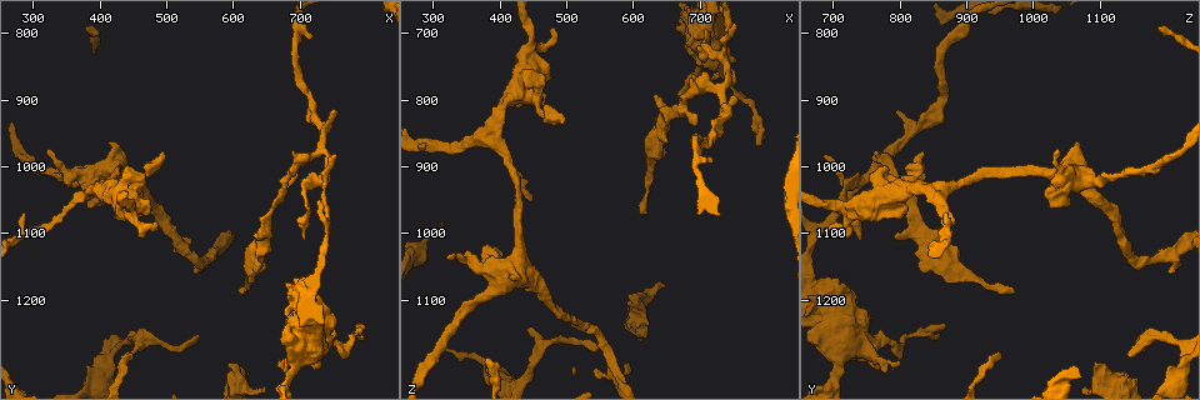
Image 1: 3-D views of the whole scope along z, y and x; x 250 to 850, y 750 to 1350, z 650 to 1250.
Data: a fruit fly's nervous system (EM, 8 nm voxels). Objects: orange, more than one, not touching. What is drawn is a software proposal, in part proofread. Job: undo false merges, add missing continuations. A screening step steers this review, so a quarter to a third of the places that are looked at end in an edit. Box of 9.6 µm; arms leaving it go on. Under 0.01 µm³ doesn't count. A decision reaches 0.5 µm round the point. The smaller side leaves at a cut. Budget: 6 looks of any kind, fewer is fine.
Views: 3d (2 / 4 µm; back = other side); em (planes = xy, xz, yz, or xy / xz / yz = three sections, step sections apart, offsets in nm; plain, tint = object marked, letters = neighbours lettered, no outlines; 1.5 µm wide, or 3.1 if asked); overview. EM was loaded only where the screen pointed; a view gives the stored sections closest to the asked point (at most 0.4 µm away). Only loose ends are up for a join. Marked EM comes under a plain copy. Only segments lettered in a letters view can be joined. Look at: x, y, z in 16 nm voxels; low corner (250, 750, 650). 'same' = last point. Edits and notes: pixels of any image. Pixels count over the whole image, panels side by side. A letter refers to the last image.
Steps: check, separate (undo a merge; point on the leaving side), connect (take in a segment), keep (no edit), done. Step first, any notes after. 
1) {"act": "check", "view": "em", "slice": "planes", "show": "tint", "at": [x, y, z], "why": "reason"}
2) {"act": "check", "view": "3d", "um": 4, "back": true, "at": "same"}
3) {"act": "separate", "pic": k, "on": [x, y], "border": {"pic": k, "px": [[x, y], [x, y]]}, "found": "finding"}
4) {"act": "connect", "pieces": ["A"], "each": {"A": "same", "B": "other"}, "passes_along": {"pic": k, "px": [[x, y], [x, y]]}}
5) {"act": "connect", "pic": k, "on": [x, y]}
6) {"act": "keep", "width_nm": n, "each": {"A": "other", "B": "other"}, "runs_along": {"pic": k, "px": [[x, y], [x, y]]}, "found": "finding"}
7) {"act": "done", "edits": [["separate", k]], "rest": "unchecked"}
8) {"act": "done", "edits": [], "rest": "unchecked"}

{"act": "check", "view": "3d", "um": 4, "at": [735, 975, 780], "why": "side arm on a straight run"}

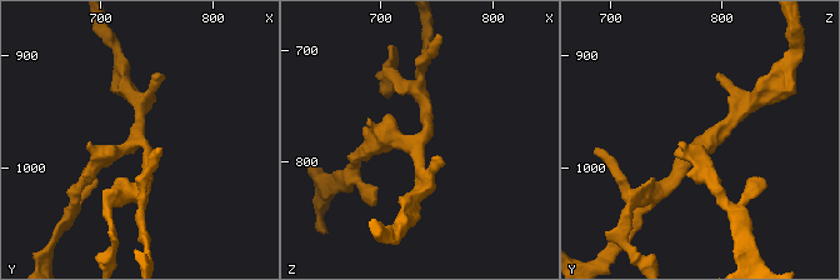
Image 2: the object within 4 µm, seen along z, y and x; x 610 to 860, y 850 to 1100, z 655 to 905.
{"act": "check", "view": "em", "slice": "yz", "step": 8, "show": "tint", "at": [730, 978, 784], "why": "now the EM"}

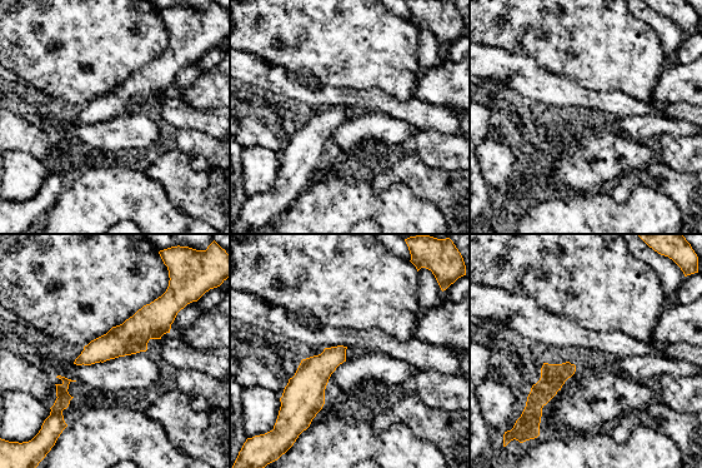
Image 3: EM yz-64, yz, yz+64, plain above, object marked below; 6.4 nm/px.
{"act": "check", "view": "em", "slice": "planes", "show": "letters", "at": "same", "why": "cut it another way"}

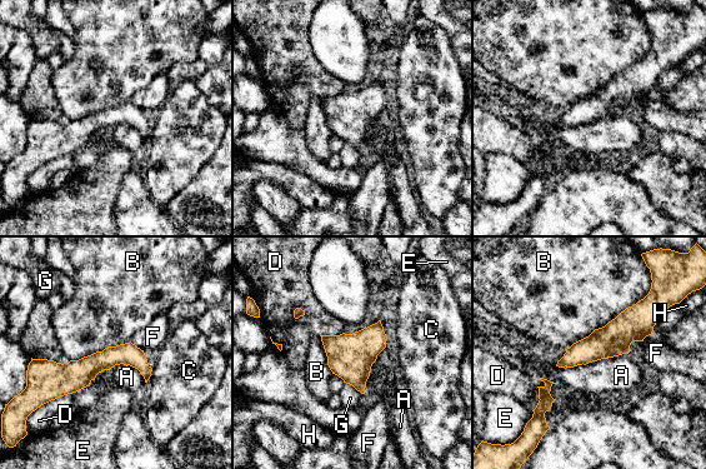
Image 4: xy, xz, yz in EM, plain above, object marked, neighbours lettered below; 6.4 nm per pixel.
{"act": "keep", "longest_contact_nm": ["B", 650], "each": {"A": "other", "B": "other", "C": "other", "D": "other", "E": "other", "F": "other", "G": "other", "H": "other"}, "runs_along": {"pic": 4, "px": [[40, 369], [133, 358], [148, 373]]}, "found": "all the same neuron"}

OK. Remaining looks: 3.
{"act": "check", "view": "em", "slice": "planes", "show": "letters", "at": [490, 980, 835], "why": "an open end"}

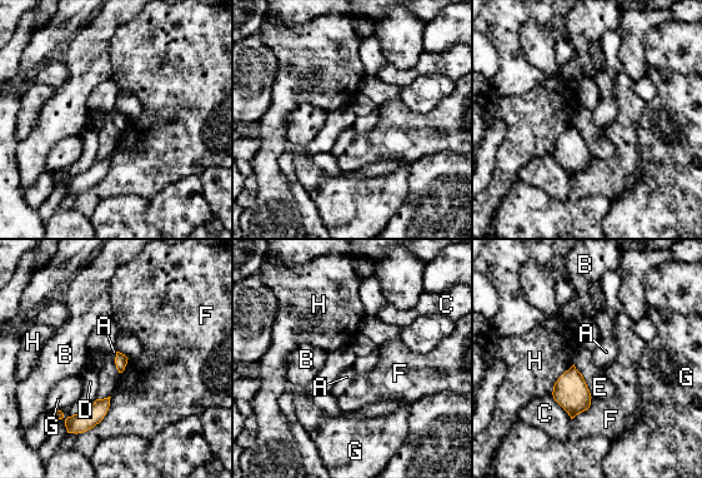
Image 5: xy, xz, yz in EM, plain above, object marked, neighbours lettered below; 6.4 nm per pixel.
{"act": "keep", "each": {"A": "other", "B": "other", "C": "other", "D": "other", "E": "other", "F": "other", "G": "other", "H": "other"}, "border": {"pic": 5, "px": [[573, 364], [592, 397]]}, "found": "none of them fits"}

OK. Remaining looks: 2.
{"act": "check", "view": "em", "slice": "xz", "step": 8, "show": "letters", "at": [665, 1295, 795], "why": "an open end"}

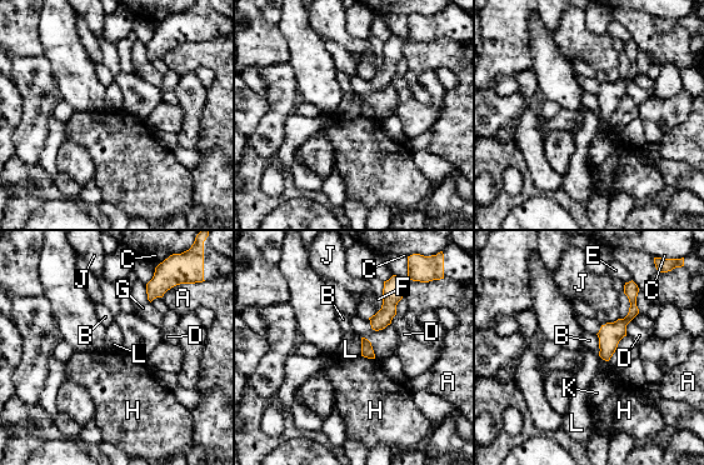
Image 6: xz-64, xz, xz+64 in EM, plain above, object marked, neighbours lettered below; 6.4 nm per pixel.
{"act": "check", "view": "em", "slice": "planes", "show": "letters", "at": "same", "why": "cut it another way"}

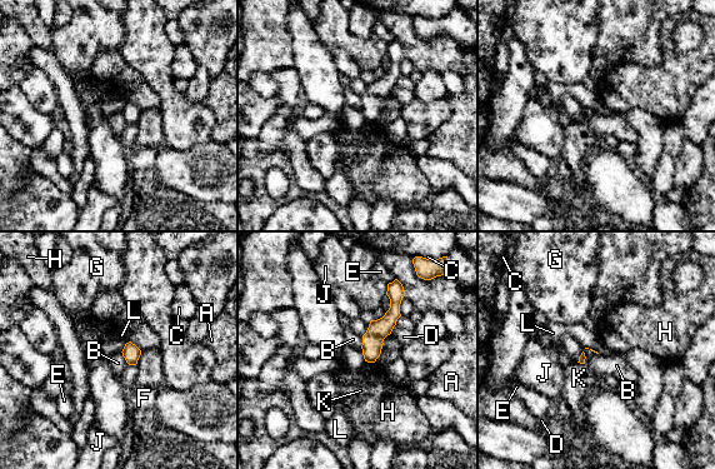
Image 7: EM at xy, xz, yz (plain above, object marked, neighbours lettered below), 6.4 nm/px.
{"act": "keep", "each": {"A": "other", "B": "other", "C": "other", "D": "other", "E": "other", "F": "other", "G": "other", "H": "other", "J": "other", "K": "other", "L": "other"}, "border": {"pic": 7, "px": [[120, 352], [128, 363]]}, "found": "no lettered segment goes on from it"}

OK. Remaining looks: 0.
{"act": "done", "edits": [], "rest": "unchecked"}

